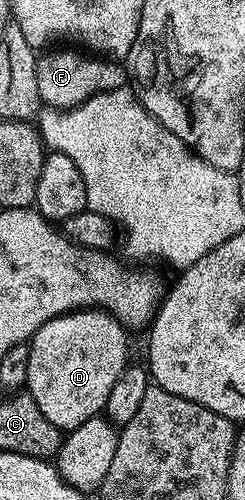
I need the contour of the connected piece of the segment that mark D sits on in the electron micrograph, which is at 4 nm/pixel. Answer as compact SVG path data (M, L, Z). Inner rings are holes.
M84 307L78 311L66 311L56 319L45 321L41 329L29 340L29 373L25 384L26 394L37 401L37 409L53 421L60 431L66 433L85 425L92 417L100 414L109 401L109 393L117 377L129 365L127 359L127 335L124 324L109 311Z

